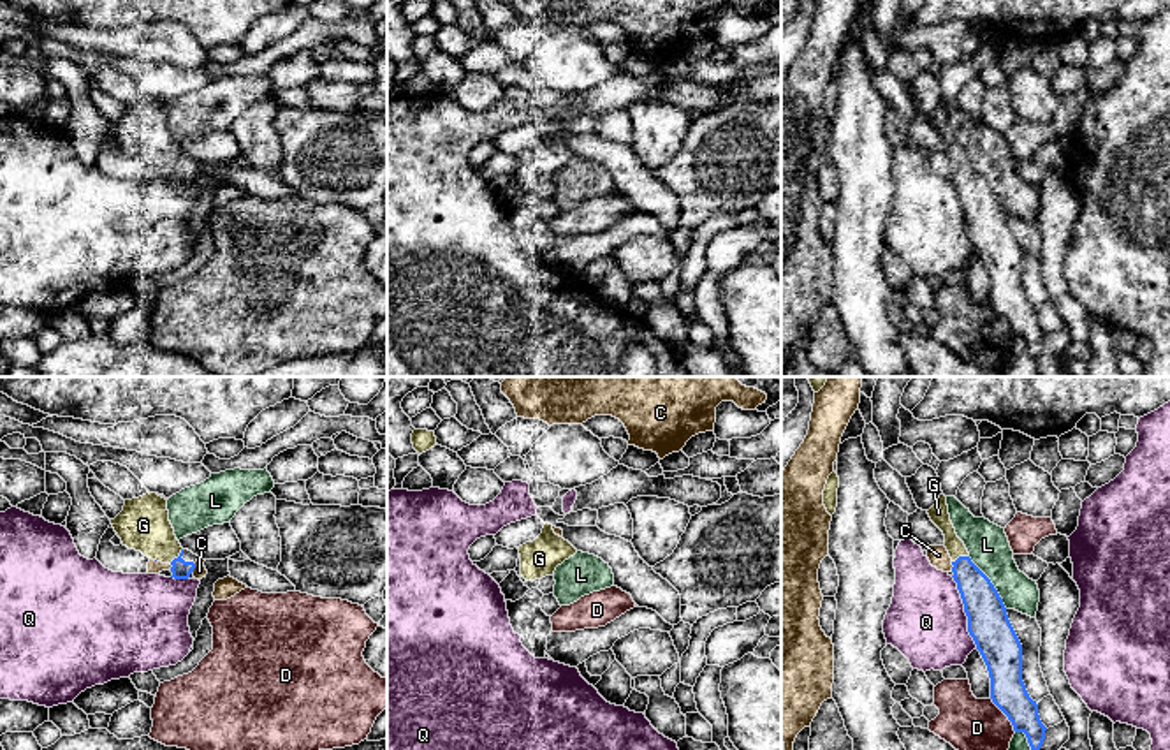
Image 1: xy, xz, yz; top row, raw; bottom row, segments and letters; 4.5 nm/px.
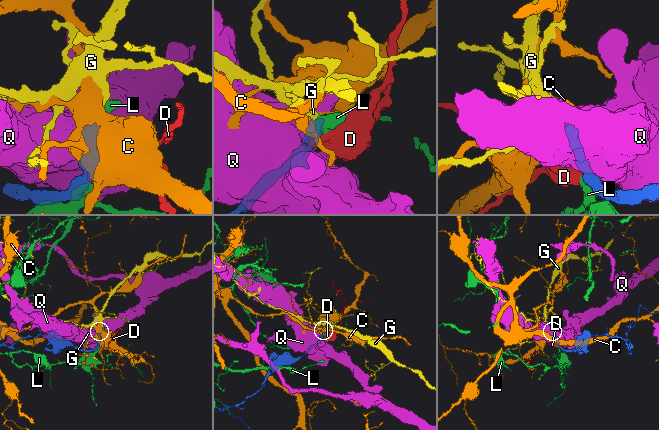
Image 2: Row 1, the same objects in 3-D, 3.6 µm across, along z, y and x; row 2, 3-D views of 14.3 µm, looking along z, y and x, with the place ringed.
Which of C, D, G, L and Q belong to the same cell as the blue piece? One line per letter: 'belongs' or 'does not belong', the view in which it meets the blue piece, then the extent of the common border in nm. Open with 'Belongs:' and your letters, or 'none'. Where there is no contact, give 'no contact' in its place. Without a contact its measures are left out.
Belongs: G
C: does not belong | xy | 40 nm
D: does not belong | yz | 200 nm
G: belongs | yz | 90 nm
L: does not belong | yz | 300 nm
Q: does not belong | yz | 340 nm

